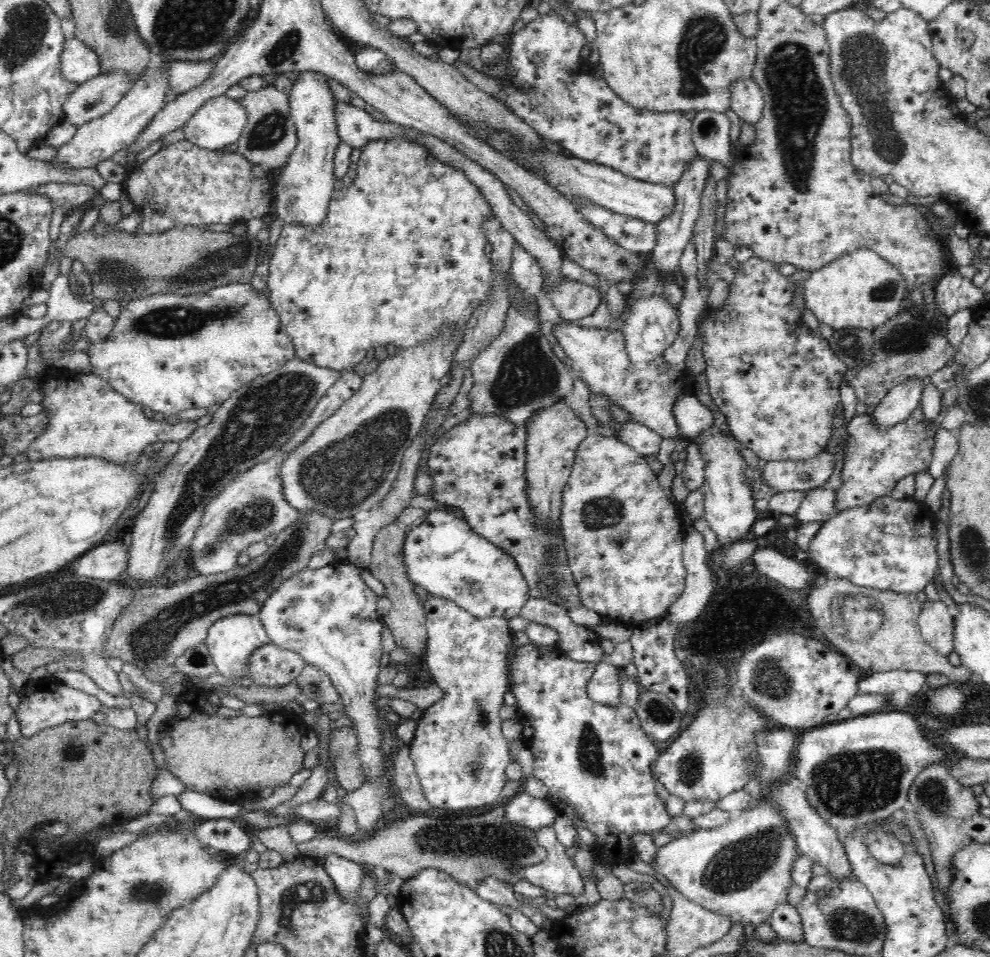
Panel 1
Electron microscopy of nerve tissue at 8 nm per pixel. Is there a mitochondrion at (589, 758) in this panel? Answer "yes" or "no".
yes

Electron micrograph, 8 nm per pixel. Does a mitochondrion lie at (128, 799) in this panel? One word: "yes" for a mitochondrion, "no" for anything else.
no

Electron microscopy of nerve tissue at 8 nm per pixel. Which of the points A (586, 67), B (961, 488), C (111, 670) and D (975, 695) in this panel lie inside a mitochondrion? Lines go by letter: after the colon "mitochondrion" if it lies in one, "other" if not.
A: other
B: other
C: other
D: other

